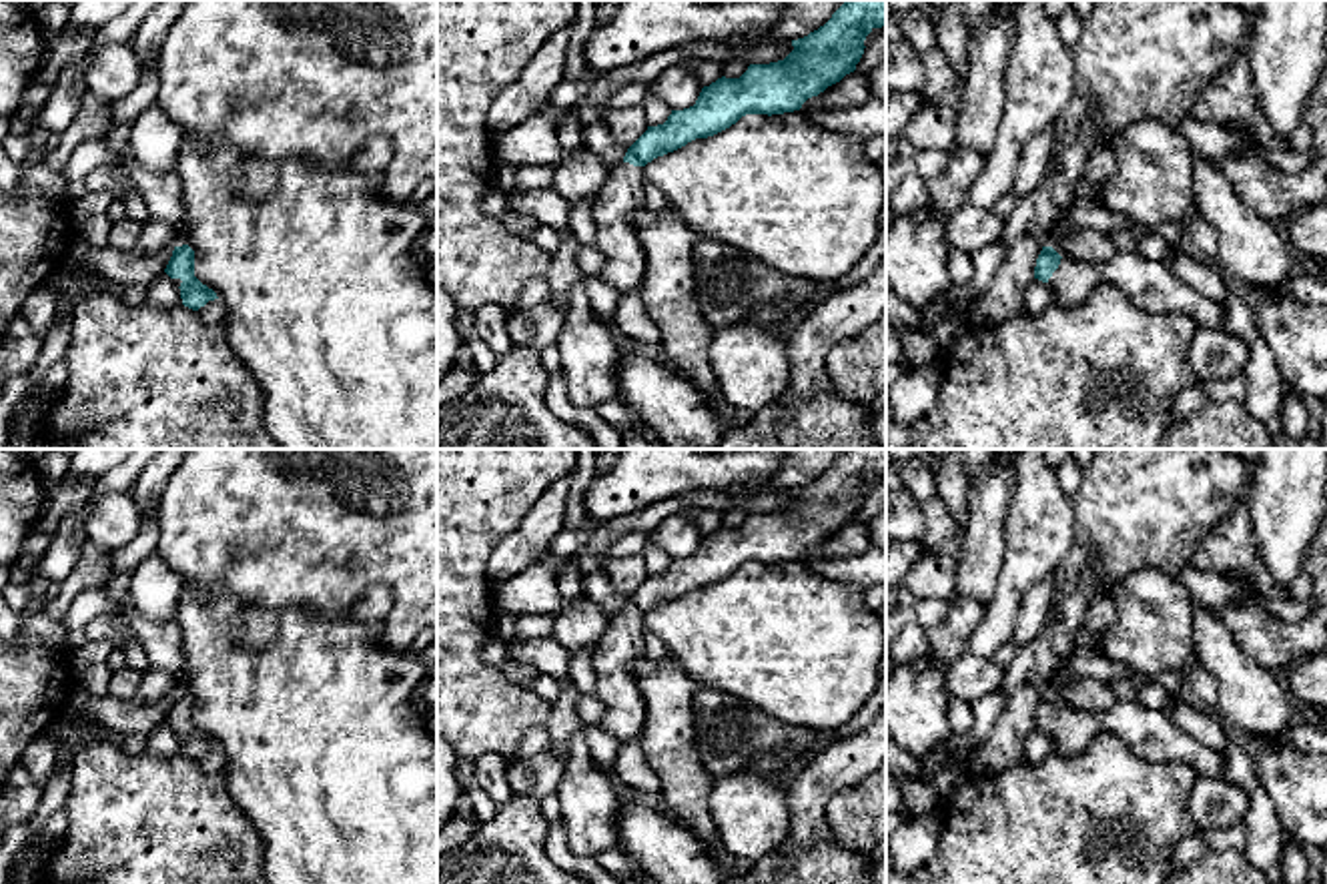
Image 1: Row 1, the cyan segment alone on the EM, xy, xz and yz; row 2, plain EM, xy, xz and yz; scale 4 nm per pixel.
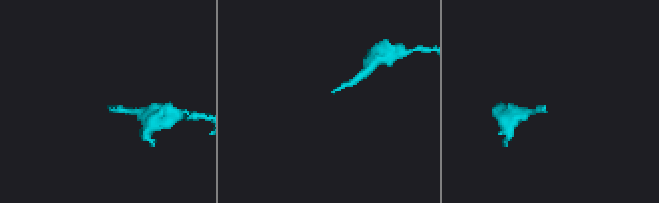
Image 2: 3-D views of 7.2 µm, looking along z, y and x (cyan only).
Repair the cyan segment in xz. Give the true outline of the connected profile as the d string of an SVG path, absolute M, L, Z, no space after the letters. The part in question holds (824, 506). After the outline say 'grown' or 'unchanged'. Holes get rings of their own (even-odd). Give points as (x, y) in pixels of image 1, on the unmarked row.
M846 449L832 467L778 511L750 513L740 527L718 527L704 535L696 553L672 559L668 569L647 579L627 597L593 649L595 690L605 704L597 722L621 746L639 738L645 702L633 664L645 657L643 615L696 587L714 585L746 563L784 563L840 531L856 519L864 489L886 475L886 449Z; grown

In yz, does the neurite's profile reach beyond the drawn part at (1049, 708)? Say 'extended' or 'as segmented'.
extended

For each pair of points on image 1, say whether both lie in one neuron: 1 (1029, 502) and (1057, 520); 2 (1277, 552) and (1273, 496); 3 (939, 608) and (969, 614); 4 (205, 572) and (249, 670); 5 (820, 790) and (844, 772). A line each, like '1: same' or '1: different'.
1: same
2: same
3: different
4: different
5: same

